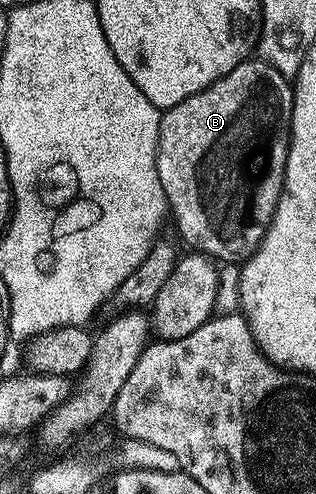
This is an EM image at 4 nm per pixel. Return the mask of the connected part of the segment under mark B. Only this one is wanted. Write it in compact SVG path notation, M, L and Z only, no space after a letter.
M259 58L243 60L230 74L226 74L218 82L214 82L206 90L178 102L178 106L163 109L160 118L160 129L156 139L156 165L158 178L162 182L162 190L168 199L168 210L171 219L176 219L176 228L180 236L189 244L189 249L203 254L216 262L243 262L255 252L264 237L264 232L270 226L272 216L280 201L280 191L284 189L284 171L288 157L288 141L292 139L292 93L293 85L289 77L278 74L274 66L270 66Z

